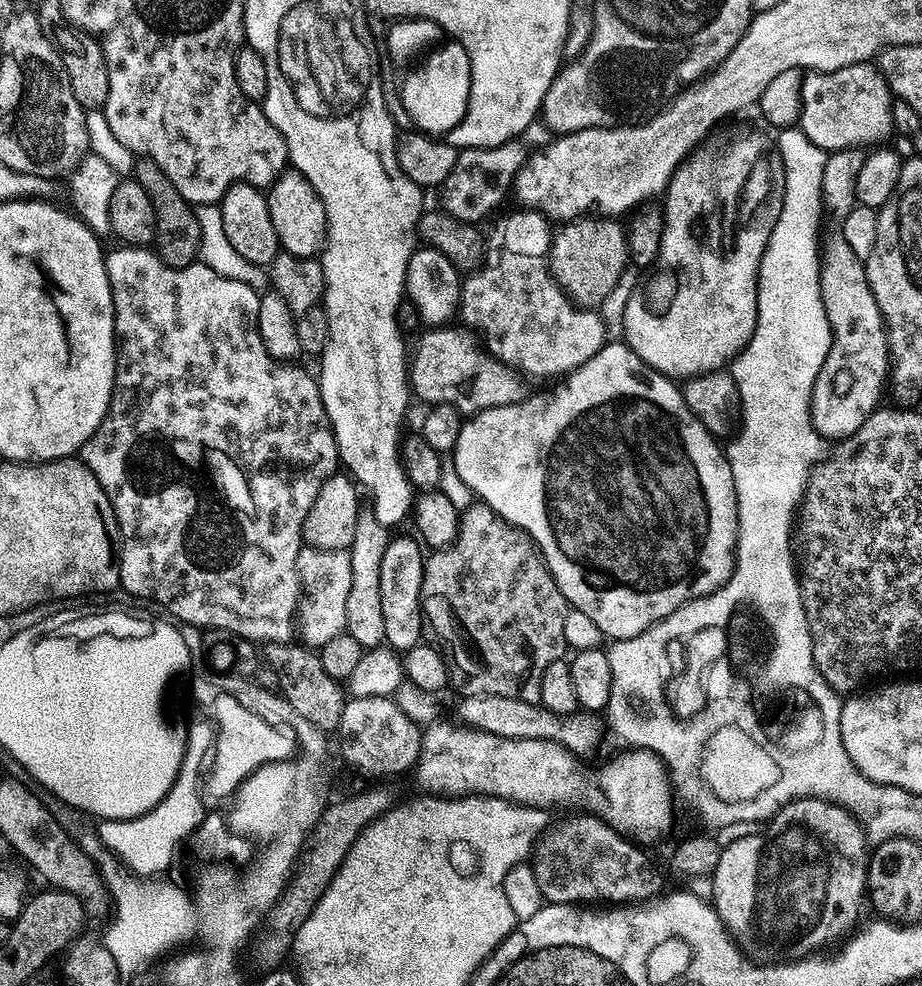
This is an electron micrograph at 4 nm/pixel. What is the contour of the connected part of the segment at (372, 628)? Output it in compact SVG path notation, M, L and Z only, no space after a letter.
M371 510L361 511L358 526L354 526L354 542L350 549L350 594L346 597L346 630L366 650L379 648L385 643L386 622L382 618L382 590L378 587L378 574L382 554L390 539L385 525Z

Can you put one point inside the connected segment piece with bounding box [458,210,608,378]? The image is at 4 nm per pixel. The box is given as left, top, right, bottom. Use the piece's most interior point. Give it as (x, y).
(530, 323)

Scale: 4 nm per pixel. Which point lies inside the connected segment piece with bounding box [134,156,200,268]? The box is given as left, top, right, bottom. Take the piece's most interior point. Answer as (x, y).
(177, 241)

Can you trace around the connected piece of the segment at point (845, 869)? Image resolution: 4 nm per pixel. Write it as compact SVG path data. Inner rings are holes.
M801 796L795 800L789 800L783 808L779 808L770 818L768 826L769 828L765 832L752 832L749 836L740 836L737 840L730 841L729 844L725 843L720 849L718 866L710 877L710 883L712 883L710 900L716 913L720 915L720 921L723 922L725 928L745 949L747 949L746 947L769 948L772 952L781 952L784 955L781 957L784 958L799 957L802 950L823 949L820 947L827 940L837 939L836 941L839 941L845 934L851 933L857 927L856 919L860 916L860 903L865 903L866 900L866 868L861 861L859 864L855 860L856 852L866 848L866 833L860 821L842 806L833 804L831 800L819 800L816 796Z

